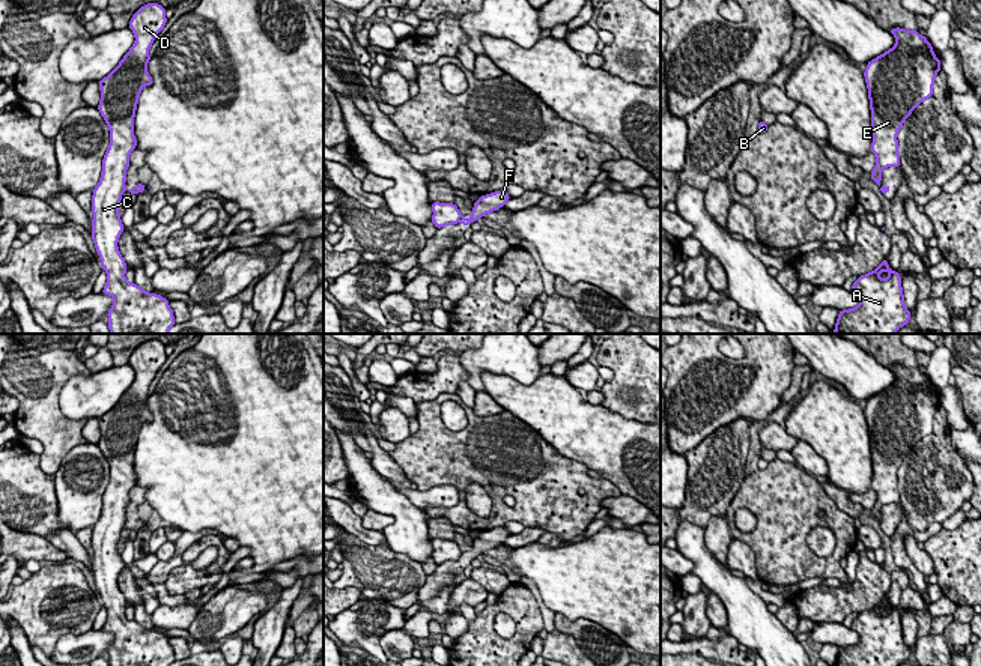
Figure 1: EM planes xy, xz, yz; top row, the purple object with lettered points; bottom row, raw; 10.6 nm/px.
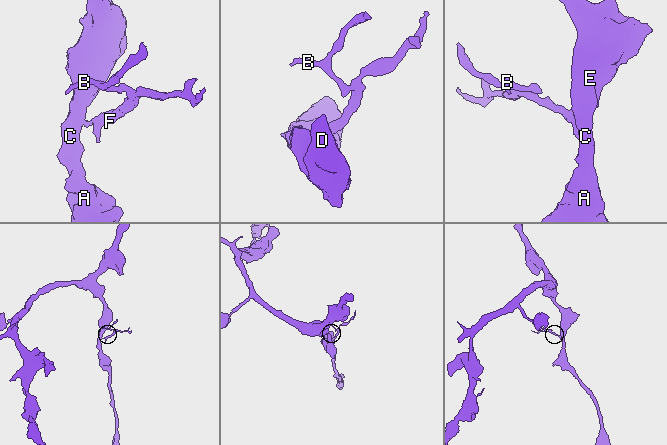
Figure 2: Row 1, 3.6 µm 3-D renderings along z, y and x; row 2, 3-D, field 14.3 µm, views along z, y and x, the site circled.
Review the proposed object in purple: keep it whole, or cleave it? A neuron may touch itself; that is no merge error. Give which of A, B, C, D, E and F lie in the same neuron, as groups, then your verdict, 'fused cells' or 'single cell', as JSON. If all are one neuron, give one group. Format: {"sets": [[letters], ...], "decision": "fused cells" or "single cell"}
{"sets": [["A", "C", "D", "E"], ["B", "F"]], "decision": "fused cells"}

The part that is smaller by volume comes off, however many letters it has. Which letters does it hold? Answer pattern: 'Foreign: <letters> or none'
Foreign: B, F

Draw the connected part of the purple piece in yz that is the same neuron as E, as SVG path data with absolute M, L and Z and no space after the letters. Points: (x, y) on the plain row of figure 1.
M900 364L889 368L895 373L895 382L868 398L864 409L871 445L871 489L876 492L876 504L870 511L879 523L883 505L900 504L897 471L910 450L933 431L934 413L940 407L940 397L925 373Z

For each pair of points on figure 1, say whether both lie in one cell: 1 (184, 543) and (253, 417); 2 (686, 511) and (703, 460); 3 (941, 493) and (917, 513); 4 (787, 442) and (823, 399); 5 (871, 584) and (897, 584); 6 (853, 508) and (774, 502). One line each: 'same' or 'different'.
1: different
2: same
3: same
4: different
5: different
6: different

